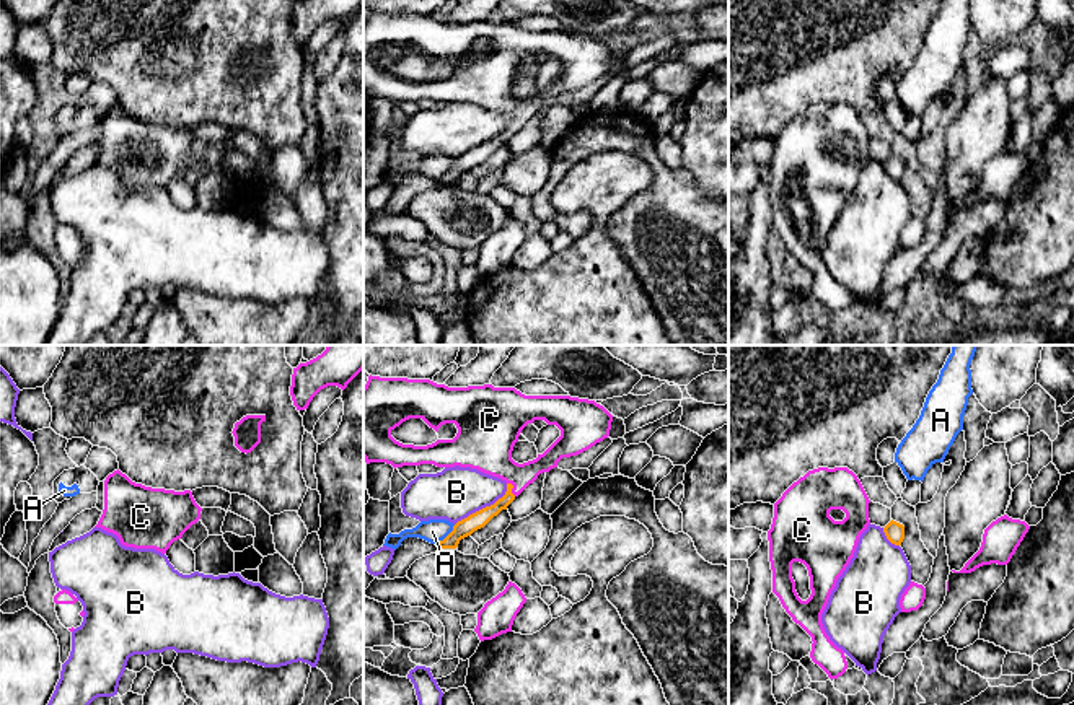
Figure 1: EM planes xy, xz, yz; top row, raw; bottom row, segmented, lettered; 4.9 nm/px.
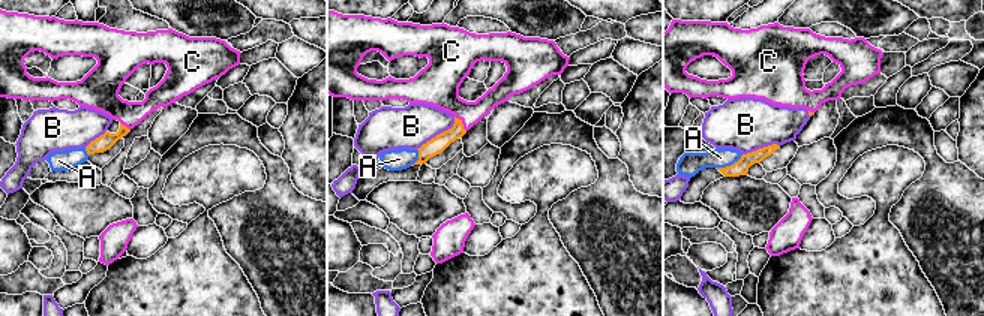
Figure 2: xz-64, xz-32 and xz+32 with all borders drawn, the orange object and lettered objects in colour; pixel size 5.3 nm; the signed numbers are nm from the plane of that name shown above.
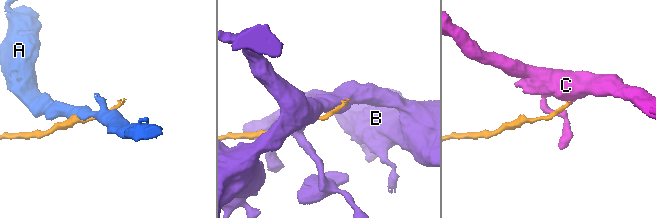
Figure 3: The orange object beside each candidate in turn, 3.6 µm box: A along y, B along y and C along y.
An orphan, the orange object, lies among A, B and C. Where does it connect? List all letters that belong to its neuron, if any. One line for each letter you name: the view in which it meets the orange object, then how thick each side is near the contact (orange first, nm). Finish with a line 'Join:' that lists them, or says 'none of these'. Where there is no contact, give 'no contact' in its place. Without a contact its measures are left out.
C: xz | 90/260 nm
Join: C

